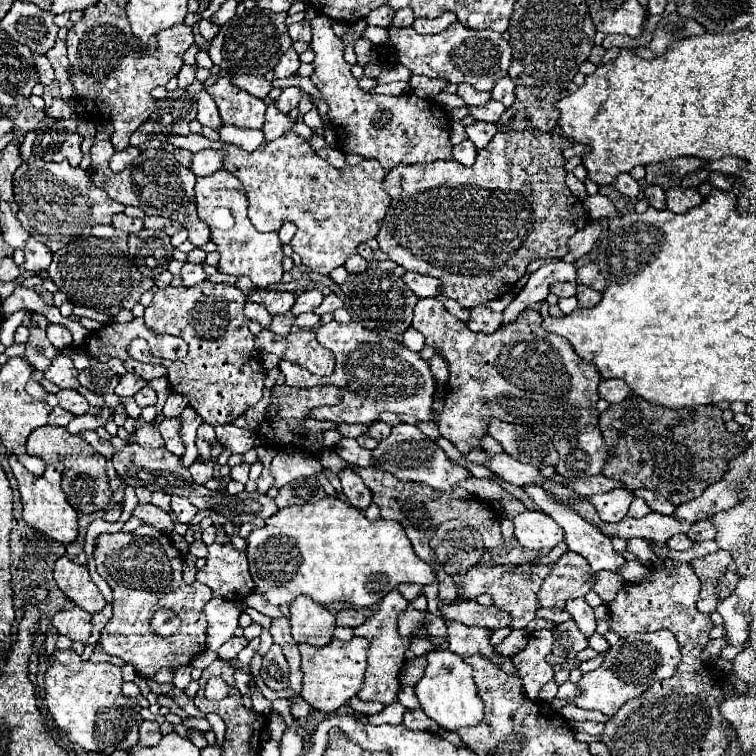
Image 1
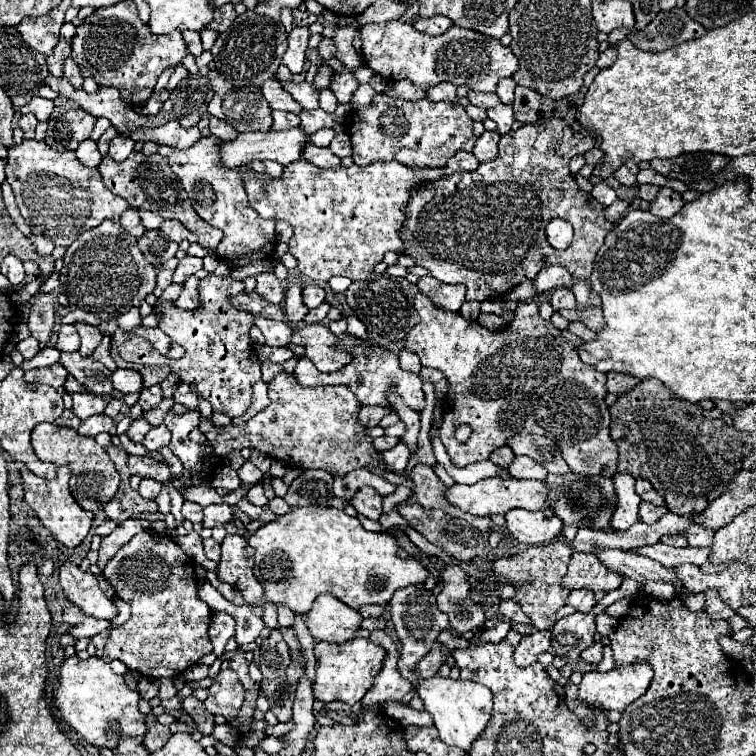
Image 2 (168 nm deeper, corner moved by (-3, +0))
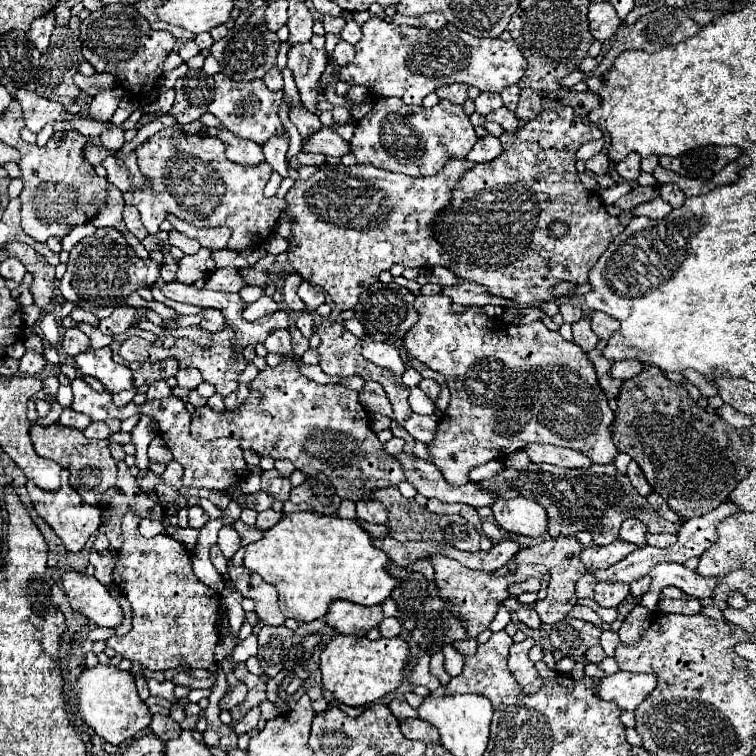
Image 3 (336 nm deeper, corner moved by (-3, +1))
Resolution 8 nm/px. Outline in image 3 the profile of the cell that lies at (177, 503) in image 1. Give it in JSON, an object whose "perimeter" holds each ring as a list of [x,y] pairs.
{"perimeter":[[[198,505],[188,507],[188,523],[190,523],[192,529],[202,529],[208,519],[210,519],[210,517],[206,515],[206,511],[204,511],[202,507],[198,507]]]}

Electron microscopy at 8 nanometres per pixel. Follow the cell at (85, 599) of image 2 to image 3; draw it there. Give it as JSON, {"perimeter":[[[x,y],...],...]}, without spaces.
{"perimeter":[[[70,571],[62,575],[62,587],[70,607],[86,615],[96,625],[118,627],[122,623],[124,613],[118,601],[108,593],[108,589],[98,579]]]}

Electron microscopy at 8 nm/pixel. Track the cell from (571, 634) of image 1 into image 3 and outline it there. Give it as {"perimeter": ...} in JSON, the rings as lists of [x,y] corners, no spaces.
{"perimeter":[[[564,617],[562,621],[558,621],[558,625],[552,625],[550,641],[554,649],[558,649],[562,655],[582,657],[586,649],[598,645],[600,635],[602,635],[602,627],[596,627],[582,619]]]}

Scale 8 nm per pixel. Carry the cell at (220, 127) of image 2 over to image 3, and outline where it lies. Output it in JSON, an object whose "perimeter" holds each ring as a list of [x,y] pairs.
{"perimeter":[[[218,129],[218,137],[226,145],[226,157],[230,161],[234,161],[238,165],[258,165],[264,161],[262,147],[258,147],[256,143],[240,139],[226,129]]]}

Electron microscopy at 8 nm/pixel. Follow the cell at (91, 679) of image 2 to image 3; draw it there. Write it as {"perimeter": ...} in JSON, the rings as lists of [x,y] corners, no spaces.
{"perimeter":[[[98,663],[94,669],[84,669],[74,689],[78,693],[78,705],[82,719],[108,743],[122,745],[138,737],[150,725],[150,711],[144,701],[140,701],[134,675],[130,671],[120,671],[116,665]]]}

